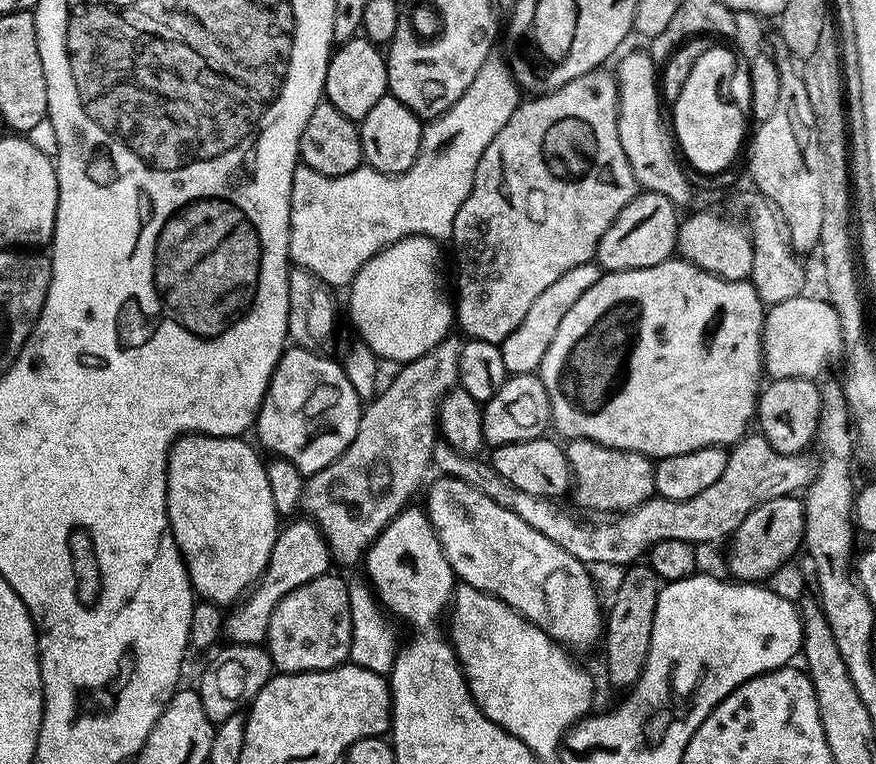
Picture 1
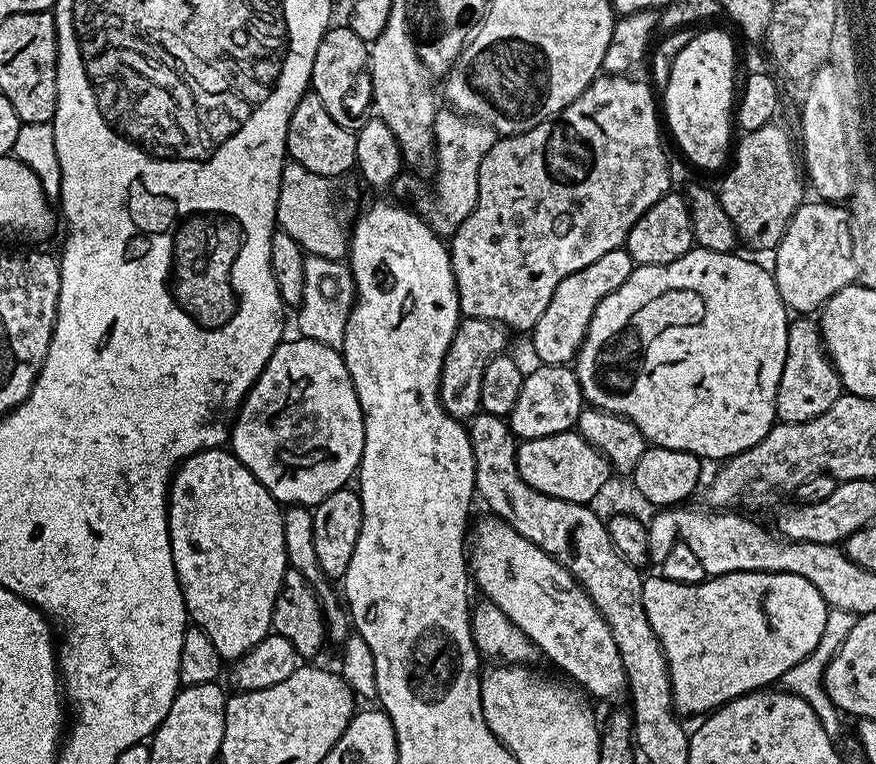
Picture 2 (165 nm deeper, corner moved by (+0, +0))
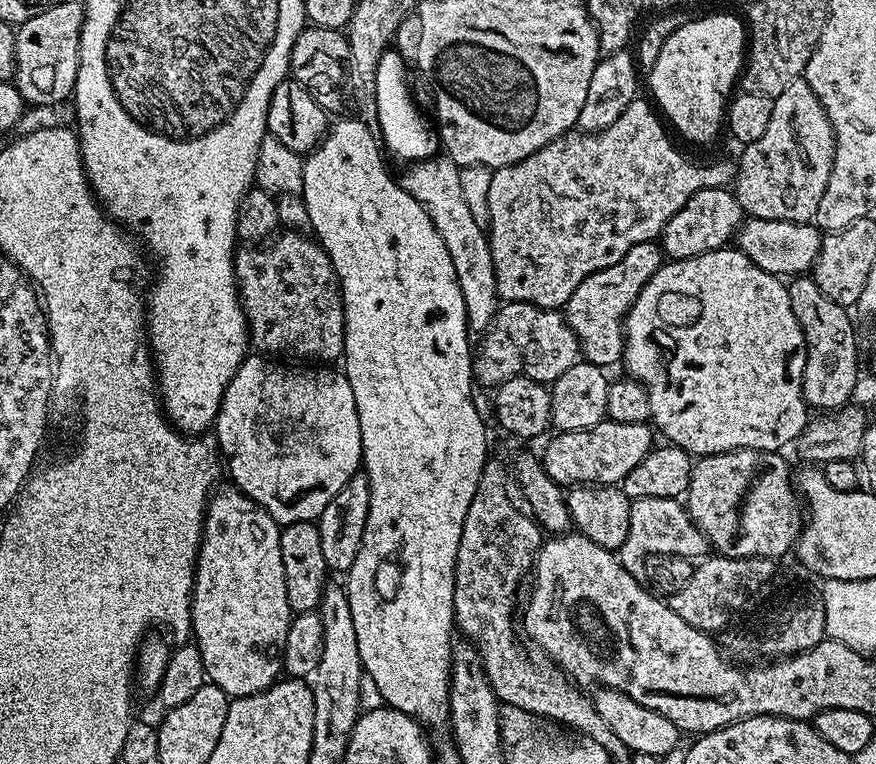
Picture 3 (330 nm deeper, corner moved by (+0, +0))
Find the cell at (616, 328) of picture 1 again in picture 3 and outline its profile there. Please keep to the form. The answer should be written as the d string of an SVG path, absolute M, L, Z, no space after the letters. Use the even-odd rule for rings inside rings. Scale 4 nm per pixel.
M725 246L713 252L703 252L700 256L692 256L689 260L673 260L660 265L660 269L642 286L638 298L632 303L632 309L624 318L624 355L622 365L629 377L643 384L648 389L650 398L650 420L655 431L665 436L669 445L681 448L693 457L718 455L726 451L753 448L780 452L788 444L799 440L808 425L810 409L802 394L802 370L806 370L806 342L800 329L798 318L794 318L794 310L790 306L788 285L781 277L772 276L766 270L754 266L746 254L742 254L735 246Z

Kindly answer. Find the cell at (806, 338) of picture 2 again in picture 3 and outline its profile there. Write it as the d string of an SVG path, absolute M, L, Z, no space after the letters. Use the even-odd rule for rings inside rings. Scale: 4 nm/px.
M801 274L787 281L790 294L790 306L794 310L794 318L798 318L800 329L806 342L806 370L802 370L802 394L809 409L840 410L849 403L852 391L856 388L856 379L860 376L860 348L856 345L856 328L852 325L849 309L838 302L826 298L822 290L818 290L818 282L808 274Z

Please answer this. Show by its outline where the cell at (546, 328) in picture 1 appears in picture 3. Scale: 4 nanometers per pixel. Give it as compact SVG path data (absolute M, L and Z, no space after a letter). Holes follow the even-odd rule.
M651 240L638 242L638 246L630 246L630 250L626 250L618 262L614 262L614 266L606 266L578 282L578 290L570 294L562 311L570 330L574 330L576 339L580 341L580 350L587 363L609 366L623 357L624 318L632 309L632 303L638 298L642 286L650 282L665 260L659 243Z

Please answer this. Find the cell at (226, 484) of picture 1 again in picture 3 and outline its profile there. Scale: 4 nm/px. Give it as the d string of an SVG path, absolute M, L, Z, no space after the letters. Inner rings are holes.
M235 486L227 487L221 487L209 499L208 511L204 514L204 536L200 539L196 581L192 587L191 635L200 649L207 679L219 686L229 698L235 698L265 692L276 683L282 672L284 640L288 637L294 613L286 596L281 525L245 492Z

